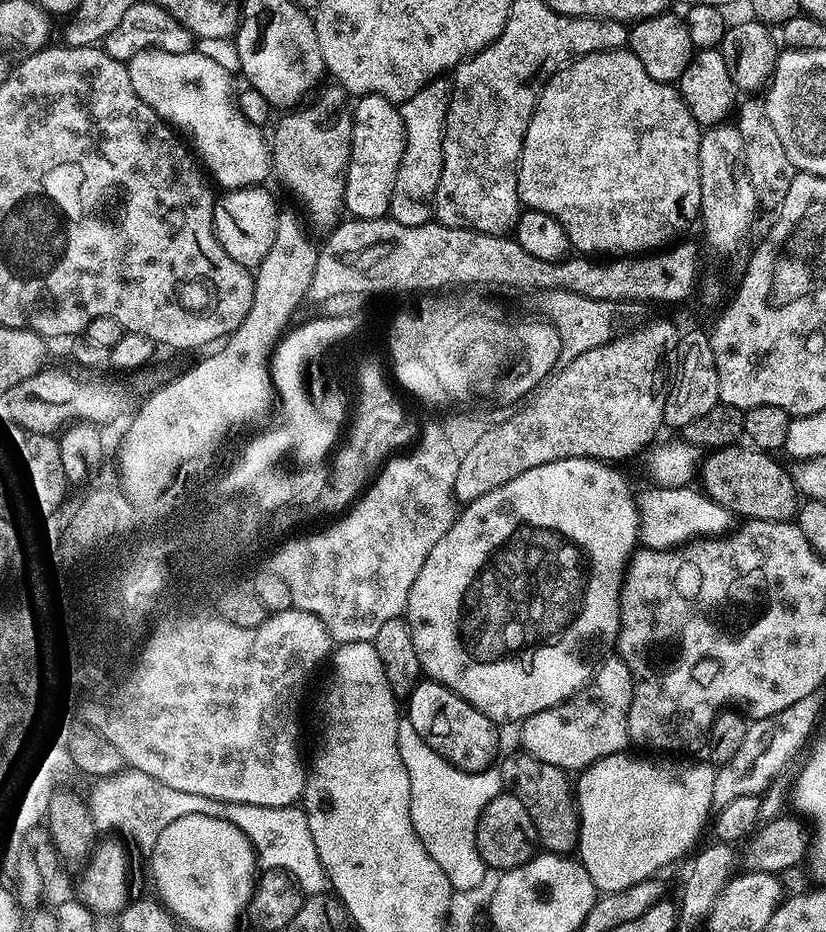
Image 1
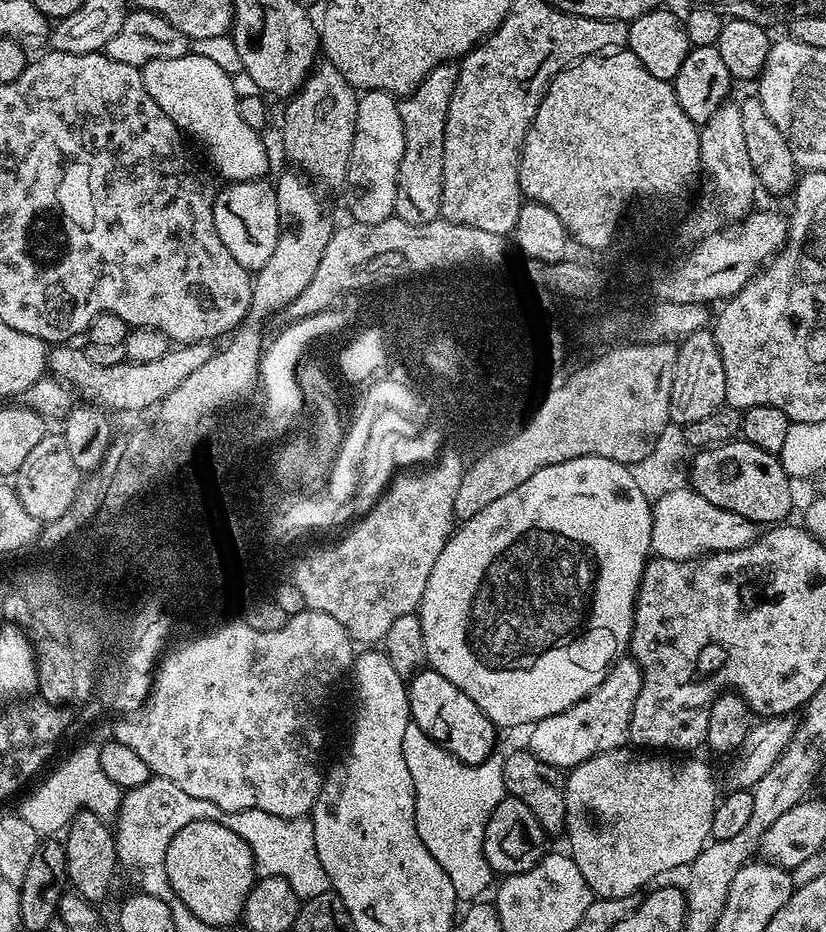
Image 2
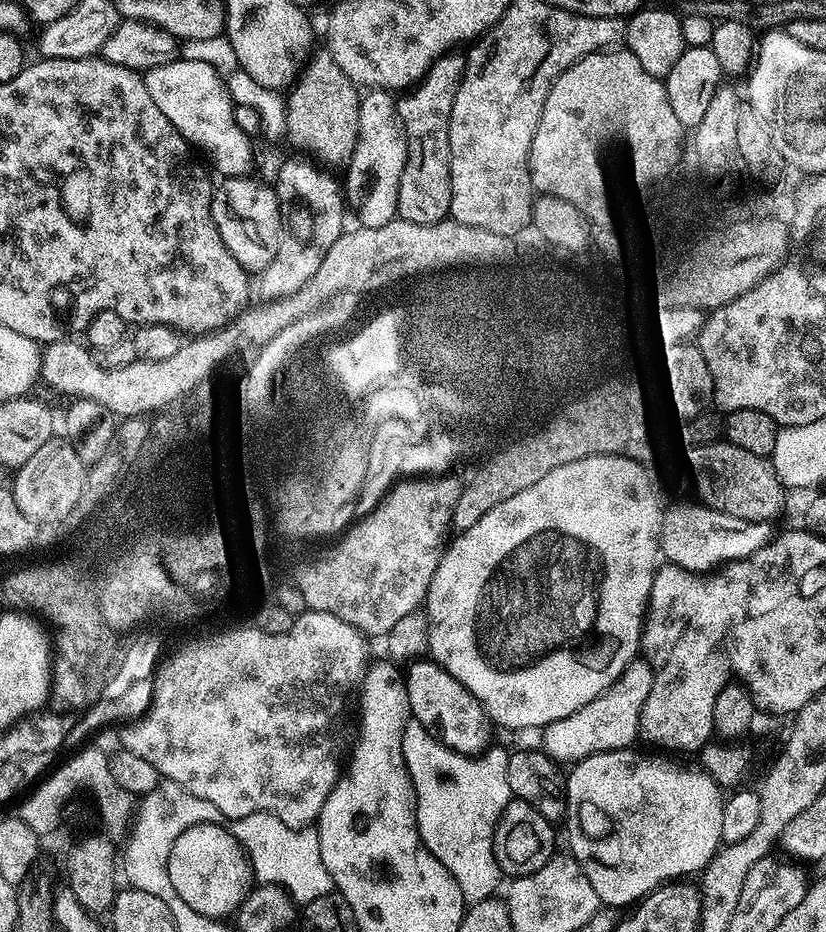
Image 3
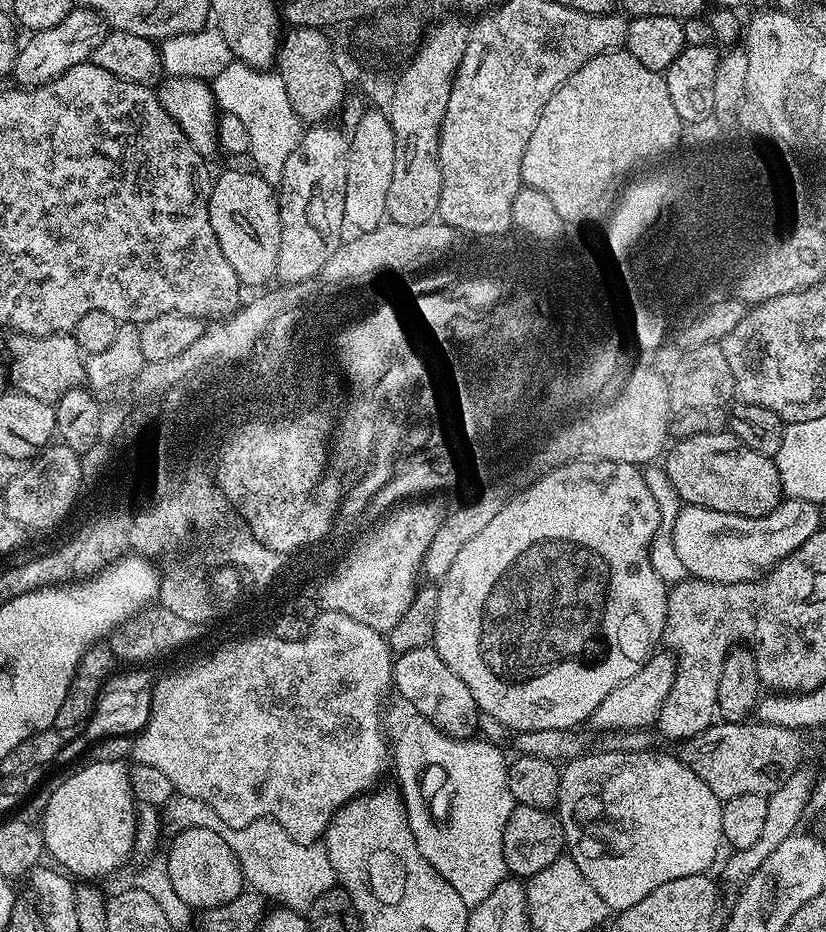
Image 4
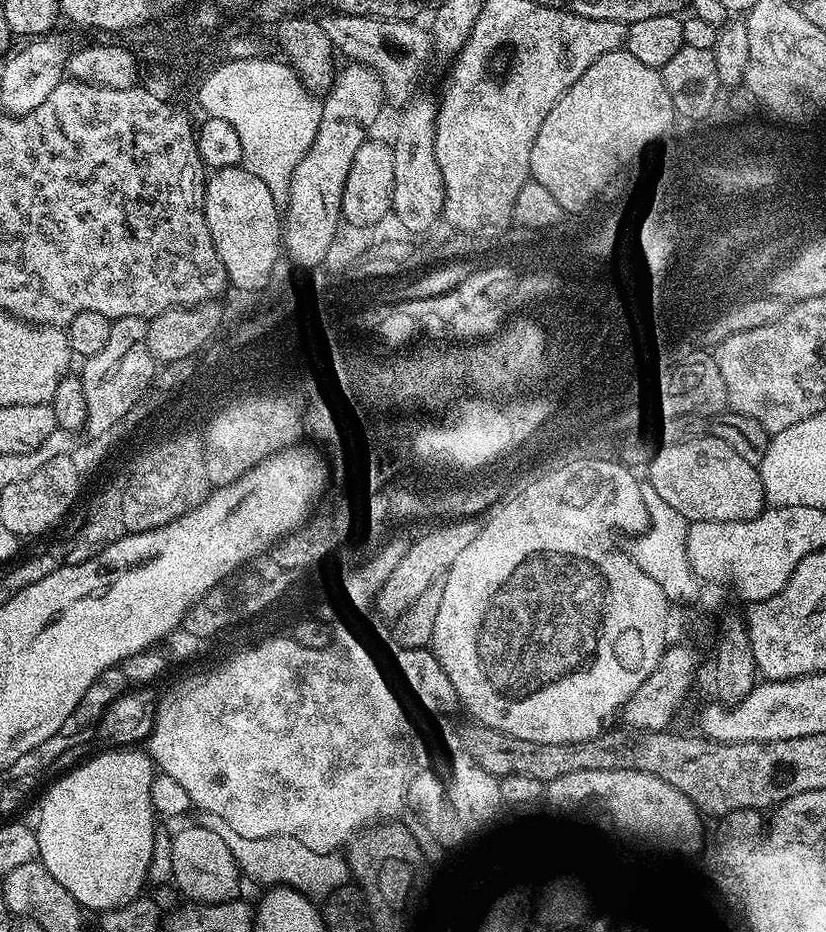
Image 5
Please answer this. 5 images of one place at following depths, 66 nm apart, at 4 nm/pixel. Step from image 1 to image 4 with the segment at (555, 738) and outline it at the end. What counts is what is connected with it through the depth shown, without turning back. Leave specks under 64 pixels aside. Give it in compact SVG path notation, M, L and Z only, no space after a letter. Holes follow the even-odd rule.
M660 651L649 656L638 674L634 674L634 678L623 680L617 688L610 690L610 694L606 694L606 698L602 698L590 721L591 727L596 727L597 733L625 732L631 728L648 730L655 725L662 710L662 702L666 702L676 677L675 659L667 651Z

